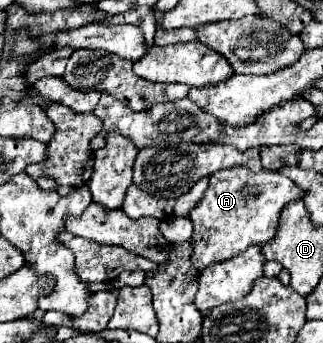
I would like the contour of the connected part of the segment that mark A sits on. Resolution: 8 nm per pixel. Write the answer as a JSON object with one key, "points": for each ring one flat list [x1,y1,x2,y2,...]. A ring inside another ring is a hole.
{"points":[[233,167,221,173,213,173,205,195,189,213,189,219,195,229,191,237,193,265,201,271,209,263,235,257,253,243,269,243,277,233,281,209,289,201,297,201,303,195,303,189,299,189,289,177,281,175,275,169,261,169,259,173,253,173,245,167]]}

